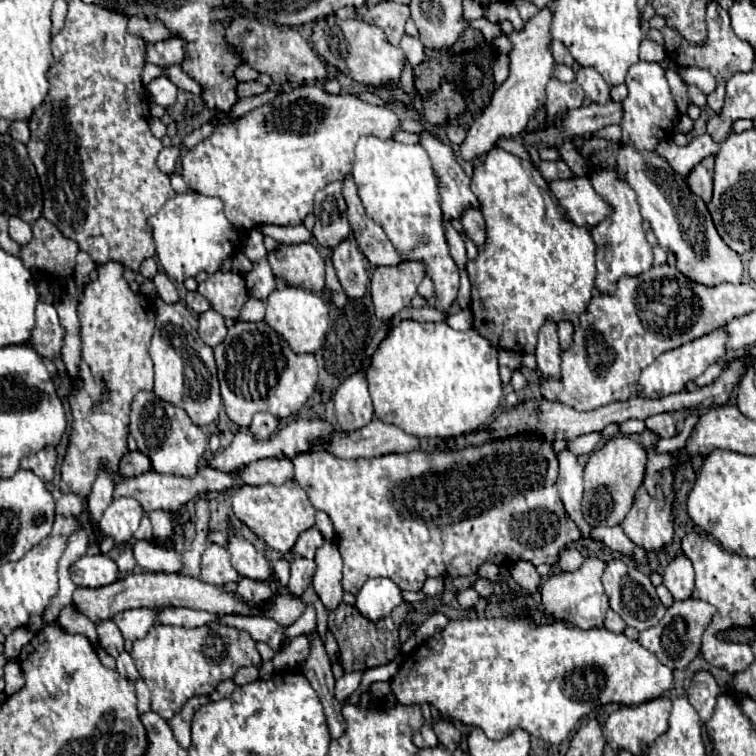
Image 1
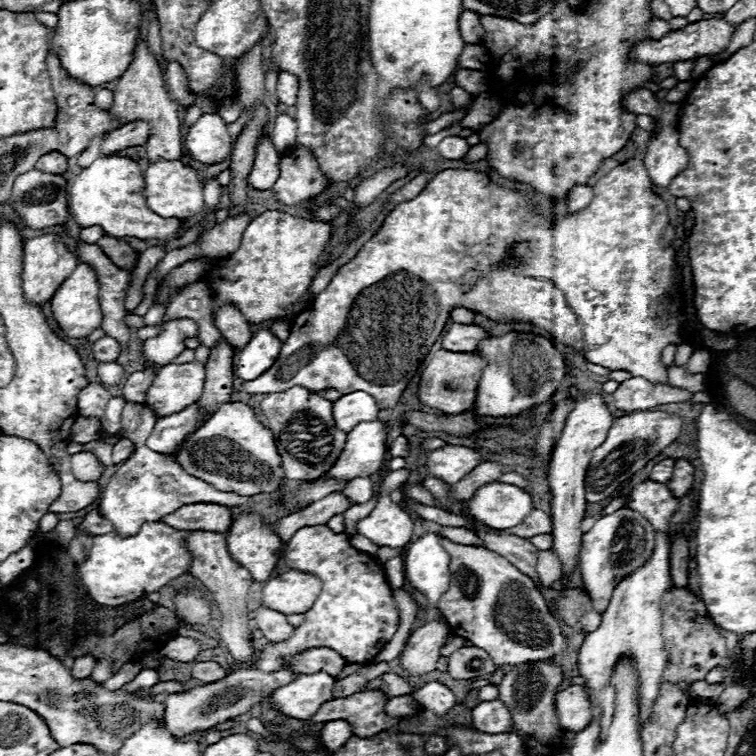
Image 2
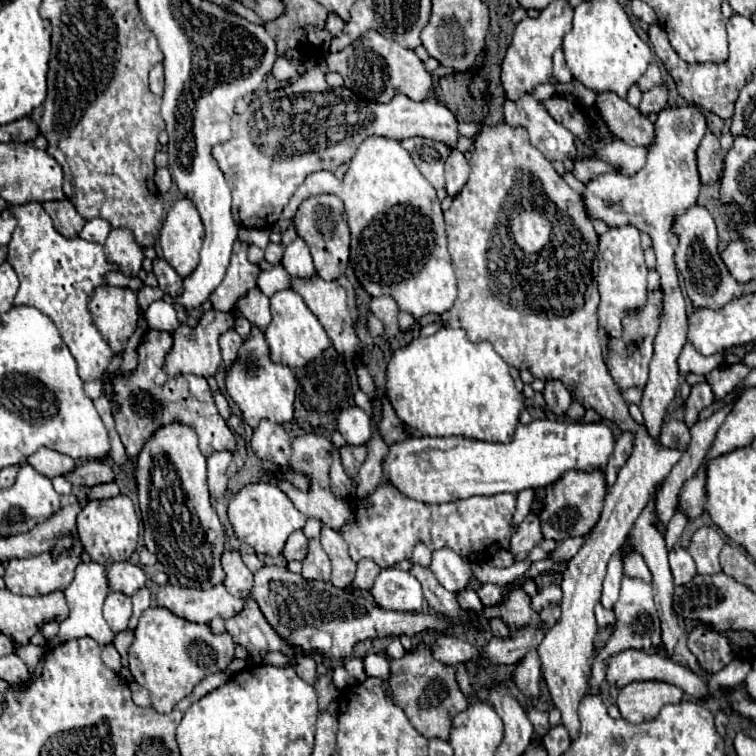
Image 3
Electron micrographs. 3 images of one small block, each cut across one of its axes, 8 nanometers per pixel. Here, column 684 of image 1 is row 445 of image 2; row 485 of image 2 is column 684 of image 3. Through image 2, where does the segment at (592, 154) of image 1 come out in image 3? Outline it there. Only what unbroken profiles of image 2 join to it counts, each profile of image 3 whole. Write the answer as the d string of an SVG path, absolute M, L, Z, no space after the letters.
M692 206L684 214L674 218L672 224L672 234L678 236L678 246L674 250L674 262L676 268L680 270L686 292L696 308L700 306L710 306L710 308L720 308L728 304L734 298L742 296L742 284L738 284L732 274L728 272L726 264L722 262L720 250L718 250L718 230L714 224L714 218L704 206Z

